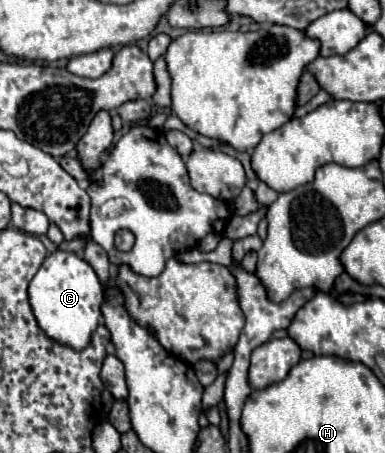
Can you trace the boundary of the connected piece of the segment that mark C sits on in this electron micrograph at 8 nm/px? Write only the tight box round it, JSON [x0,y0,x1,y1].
[28,251,104,351]

